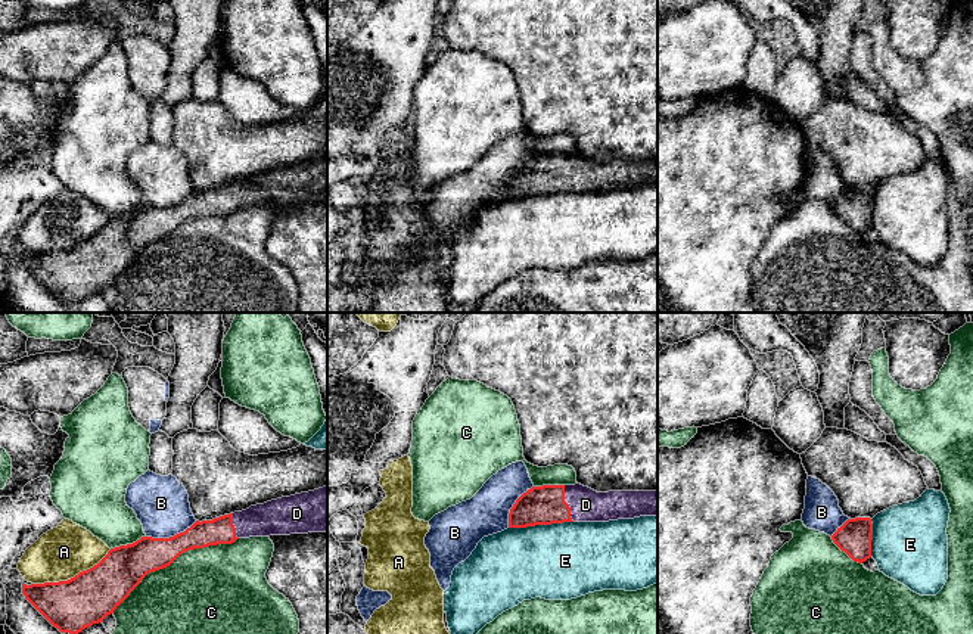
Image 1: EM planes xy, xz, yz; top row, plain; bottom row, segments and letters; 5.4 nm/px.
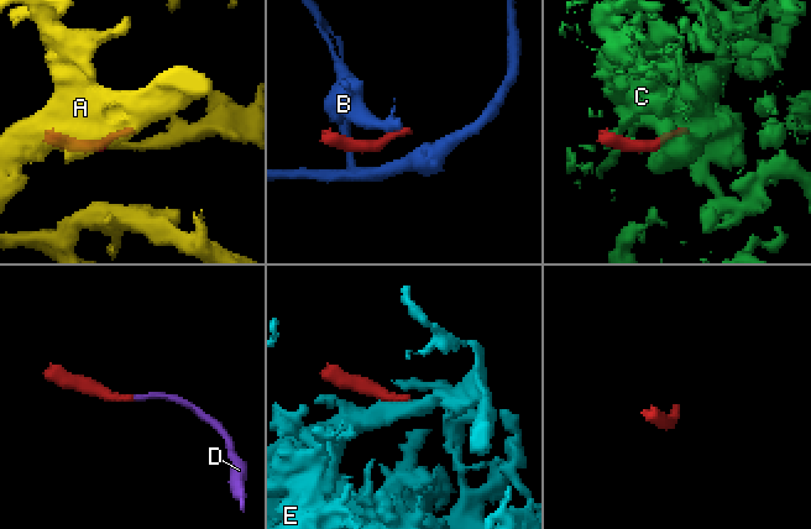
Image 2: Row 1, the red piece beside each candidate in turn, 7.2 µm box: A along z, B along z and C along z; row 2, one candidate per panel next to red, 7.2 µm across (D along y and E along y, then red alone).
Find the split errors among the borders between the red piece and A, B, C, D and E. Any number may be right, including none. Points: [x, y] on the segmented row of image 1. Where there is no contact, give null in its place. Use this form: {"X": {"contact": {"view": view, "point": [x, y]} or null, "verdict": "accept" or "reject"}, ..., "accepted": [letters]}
{"A": {"contact": {"view": "xy", "point": [71, 578]}, "verdict": "reject"}, "B": {"contact": {"view": "xy", "point": [171, 537]}, "verdict": "reject"}, "C": {"contact": {"view": "xy", "point": [173, 561]}, "verdict": "reject"}, "D": {"contact": {"view": "xz", "point": [566, 503]}, "verdict": "accept"}, "E": {"contact": {"view": "xz", "point": [540, 524]}, "verdict": "reject"}, "accepted": ["D"]}

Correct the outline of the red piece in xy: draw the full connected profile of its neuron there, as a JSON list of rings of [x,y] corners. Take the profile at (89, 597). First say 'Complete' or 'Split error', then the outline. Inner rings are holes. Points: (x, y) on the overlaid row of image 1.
Split error. [[[327,487],[251,506],[212,520],[196,520],[184,532],[170,538],[142,537],[133,544],[111,548],[97,565],[68,581],[31,585],[22,582],[22,594],[60,633],[78,634],[103,622],[147,574],[170,566],[184,551],[231,544],[237,538],[308,532],[327,532]]]

